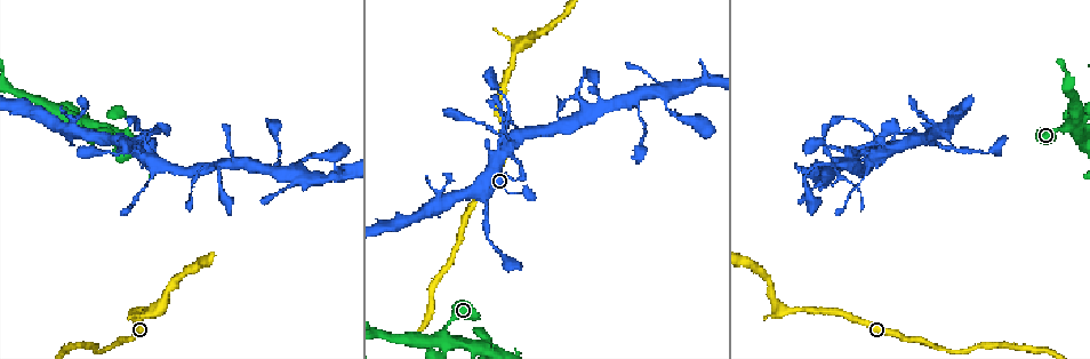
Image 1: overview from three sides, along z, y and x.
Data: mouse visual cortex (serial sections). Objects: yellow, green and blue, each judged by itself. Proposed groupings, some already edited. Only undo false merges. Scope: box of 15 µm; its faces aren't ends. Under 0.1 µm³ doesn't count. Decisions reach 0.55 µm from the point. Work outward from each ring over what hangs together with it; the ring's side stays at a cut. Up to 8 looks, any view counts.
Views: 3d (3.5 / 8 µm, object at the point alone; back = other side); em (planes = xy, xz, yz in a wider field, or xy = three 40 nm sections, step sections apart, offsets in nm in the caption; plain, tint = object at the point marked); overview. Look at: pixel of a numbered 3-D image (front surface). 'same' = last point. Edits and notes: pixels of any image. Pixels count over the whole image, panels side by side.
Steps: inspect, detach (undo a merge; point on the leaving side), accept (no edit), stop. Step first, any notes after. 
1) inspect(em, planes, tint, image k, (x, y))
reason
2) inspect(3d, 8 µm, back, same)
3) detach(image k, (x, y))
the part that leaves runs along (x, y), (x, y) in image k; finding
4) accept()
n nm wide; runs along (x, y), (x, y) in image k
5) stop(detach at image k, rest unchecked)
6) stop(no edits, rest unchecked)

inspect(3d, 3.5 µm, image 1, (501, 155))
branch point

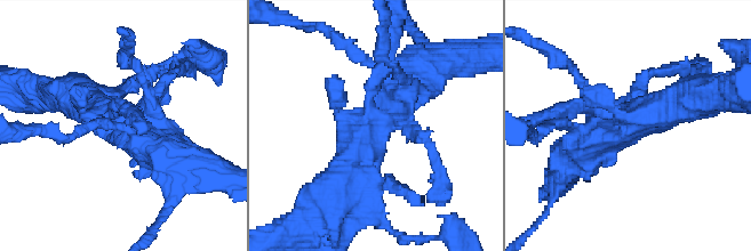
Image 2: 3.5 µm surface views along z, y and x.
inspect(em, planes, tint, image 2, (370, 130))
shape alone is not enough

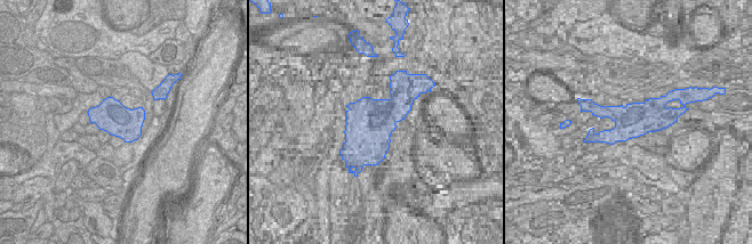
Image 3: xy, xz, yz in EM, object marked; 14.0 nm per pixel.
accept()
runs along (358, 189), (350, 160), (414, 75) in image 2; continuous, no second cell

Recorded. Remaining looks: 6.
inspect(3d, 3.5 µm, image 1, (150, 310))
sudden change in width

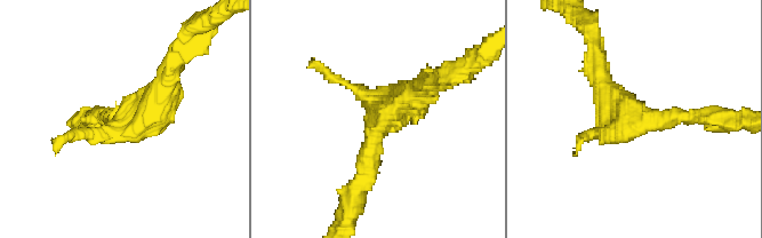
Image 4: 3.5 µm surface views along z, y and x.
inspect(em, xy, step 2, tint, image 4, (644, 120))

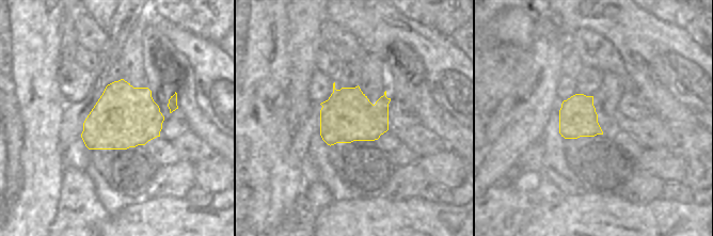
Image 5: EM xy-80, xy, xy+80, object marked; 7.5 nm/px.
accept()
runs along (353, 199), (378, 123), (420, 87) in image 4; all the same cell

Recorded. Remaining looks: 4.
inspect(3d, 8 µm, image 1, (221, 162))
a fork

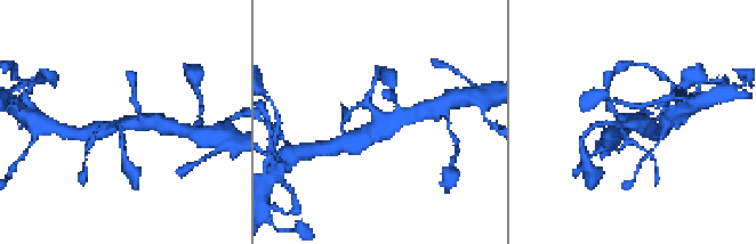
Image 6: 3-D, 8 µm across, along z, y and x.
inspect(em, xy, step 1, tint, image 6, (382, 123))
3 arms; arms of 200, 450, 500 nm; need the tissue

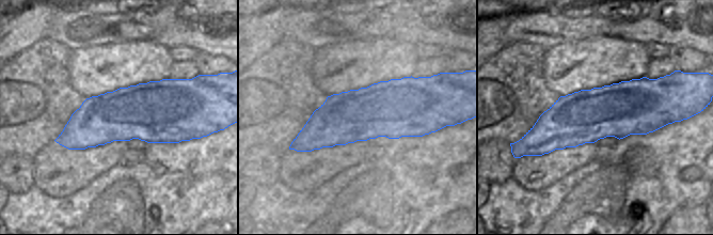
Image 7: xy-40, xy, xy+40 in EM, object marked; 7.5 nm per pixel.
accept()
one cell here

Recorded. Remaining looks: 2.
stop(no edits, rest unchecked)

